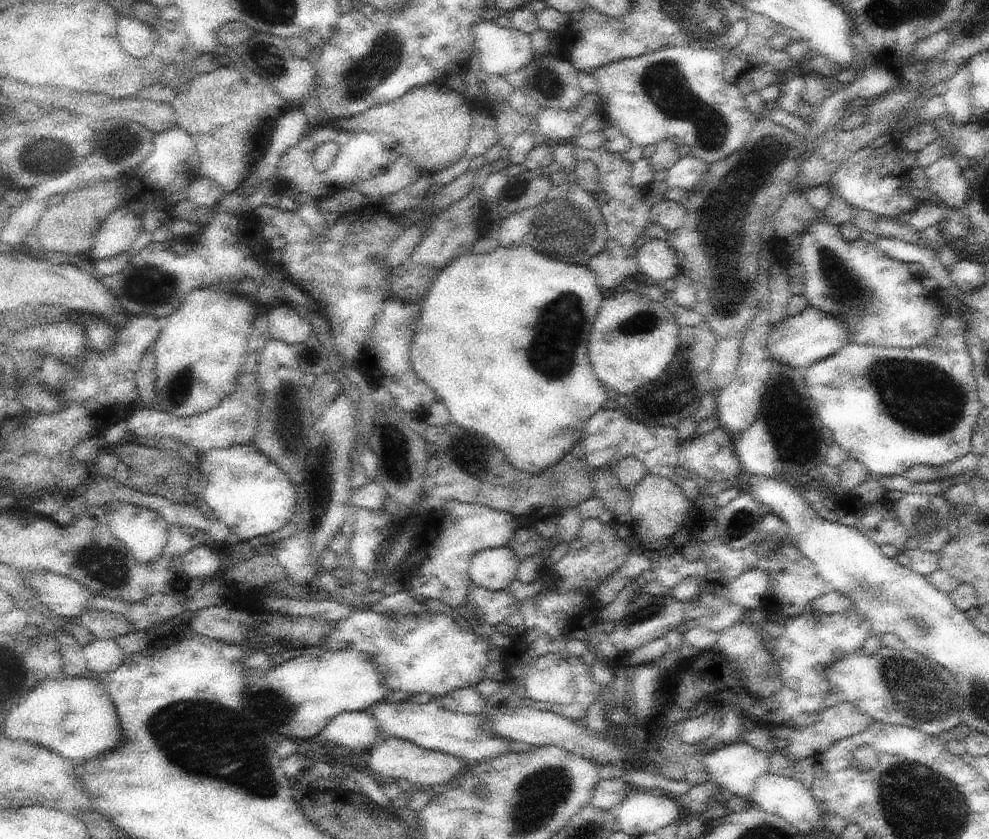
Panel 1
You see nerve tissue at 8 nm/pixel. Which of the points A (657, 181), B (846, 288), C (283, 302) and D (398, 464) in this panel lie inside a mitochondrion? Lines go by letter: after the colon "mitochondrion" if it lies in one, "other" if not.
A: other
B: mitochondrion
C: other
D: mitochondrion

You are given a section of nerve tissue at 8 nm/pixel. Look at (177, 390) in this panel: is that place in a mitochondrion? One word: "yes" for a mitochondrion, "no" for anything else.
yes

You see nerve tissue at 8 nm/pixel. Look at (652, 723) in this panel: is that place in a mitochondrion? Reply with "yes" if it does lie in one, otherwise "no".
no

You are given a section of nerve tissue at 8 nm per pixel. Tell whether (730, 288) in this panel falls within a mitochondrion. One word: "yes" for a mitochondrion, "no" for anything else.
yes

